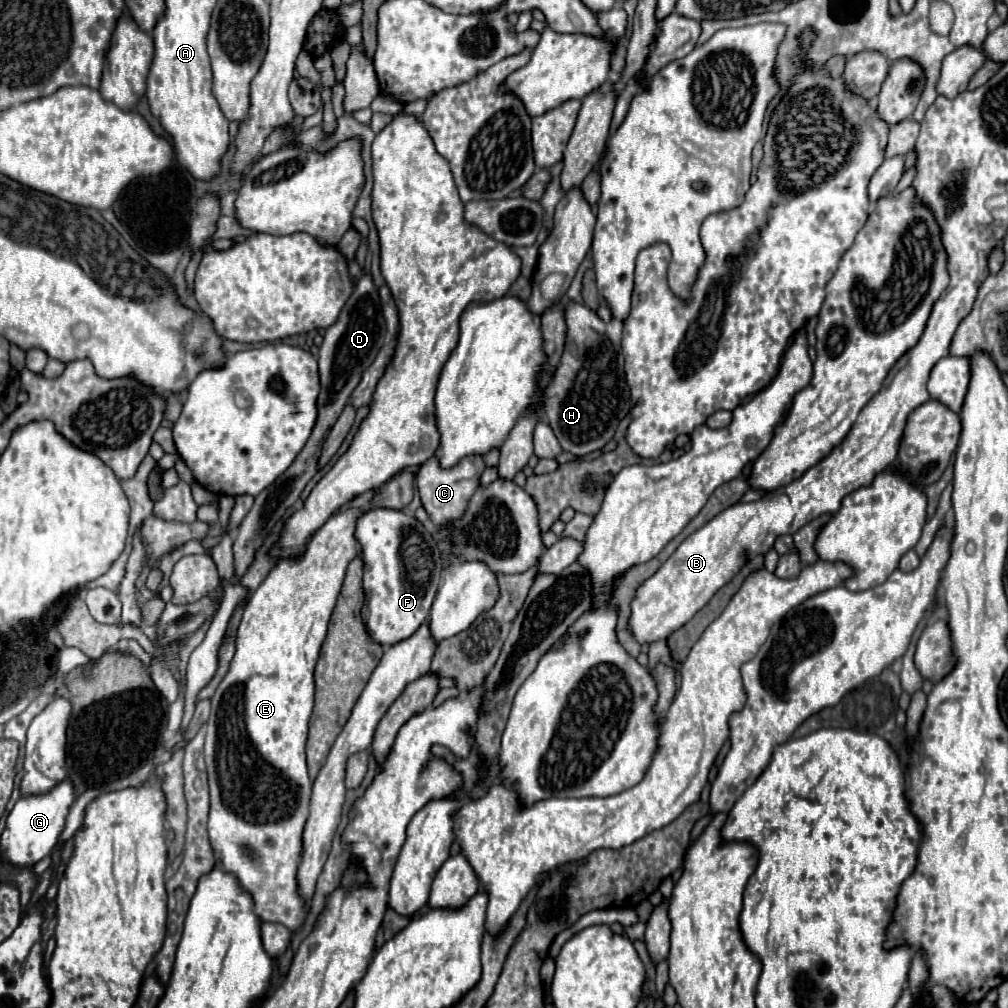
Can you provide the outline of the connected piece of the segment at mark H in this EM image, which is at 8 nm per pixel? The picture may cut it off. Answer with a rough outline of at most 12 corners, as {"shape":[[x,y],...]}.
{"shape":[[572,299],[544,417],[600,451],[630,411],[622,323]]}

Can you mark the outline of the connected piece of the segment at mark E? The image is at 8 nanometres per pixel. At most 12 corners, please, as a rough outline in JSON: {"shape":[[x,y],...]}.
{"shape":[[358,509],[252,593],[212,697],[214,859],[296,931],[314,669]]}

